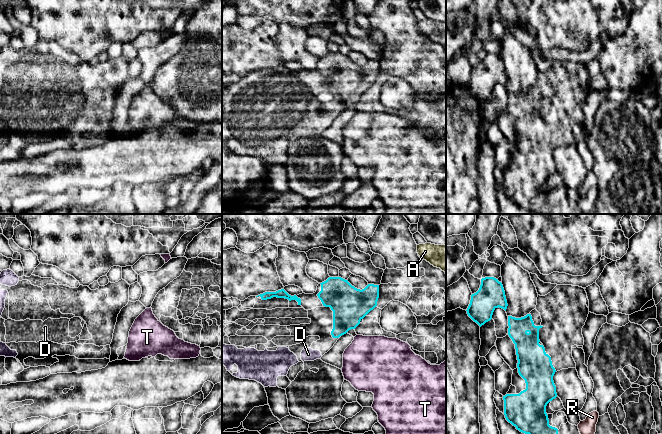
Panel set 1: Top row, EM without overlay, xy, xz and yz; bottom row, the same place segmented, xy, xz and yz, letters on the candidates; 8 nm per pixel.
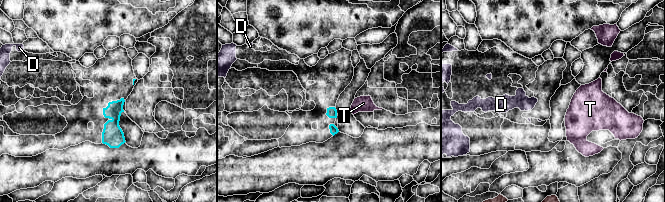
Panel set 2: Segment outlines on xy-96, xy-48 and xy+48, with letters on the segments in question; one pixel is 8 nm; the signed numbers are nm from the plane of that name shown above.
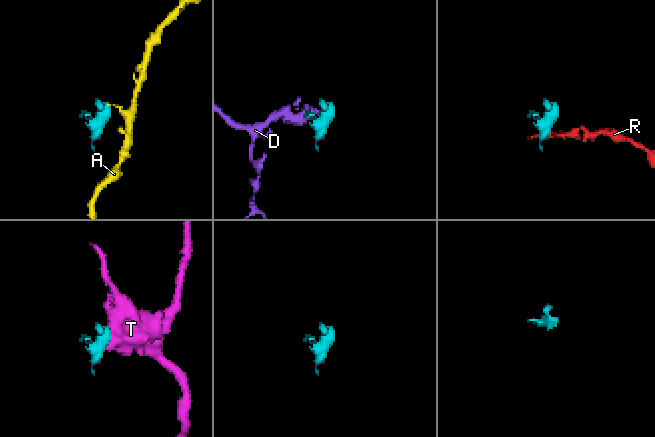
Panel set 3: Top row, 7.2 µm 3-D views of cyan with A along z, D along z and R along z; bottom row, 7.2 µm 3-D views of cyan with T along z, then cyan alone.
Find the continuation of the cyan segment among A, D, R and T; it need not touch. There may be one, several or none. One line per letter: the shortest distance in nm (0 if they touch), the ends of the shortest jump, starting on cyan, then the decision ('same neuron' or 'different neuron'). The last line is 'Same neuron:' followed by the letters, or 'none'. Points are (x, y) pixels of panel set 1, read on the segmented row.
A: gap 400 nm; span xz (378, 285), (418, 254); different neuron
D: gap 160 nm; span xz (332, 336), (318, 350); same neuron
R: gap 170 nm; span yz (557, 429), (578, 428); different neuron
T: gap 60 nm; span xz (354, 328), (356, 335); different neuron
Same neuron: D

